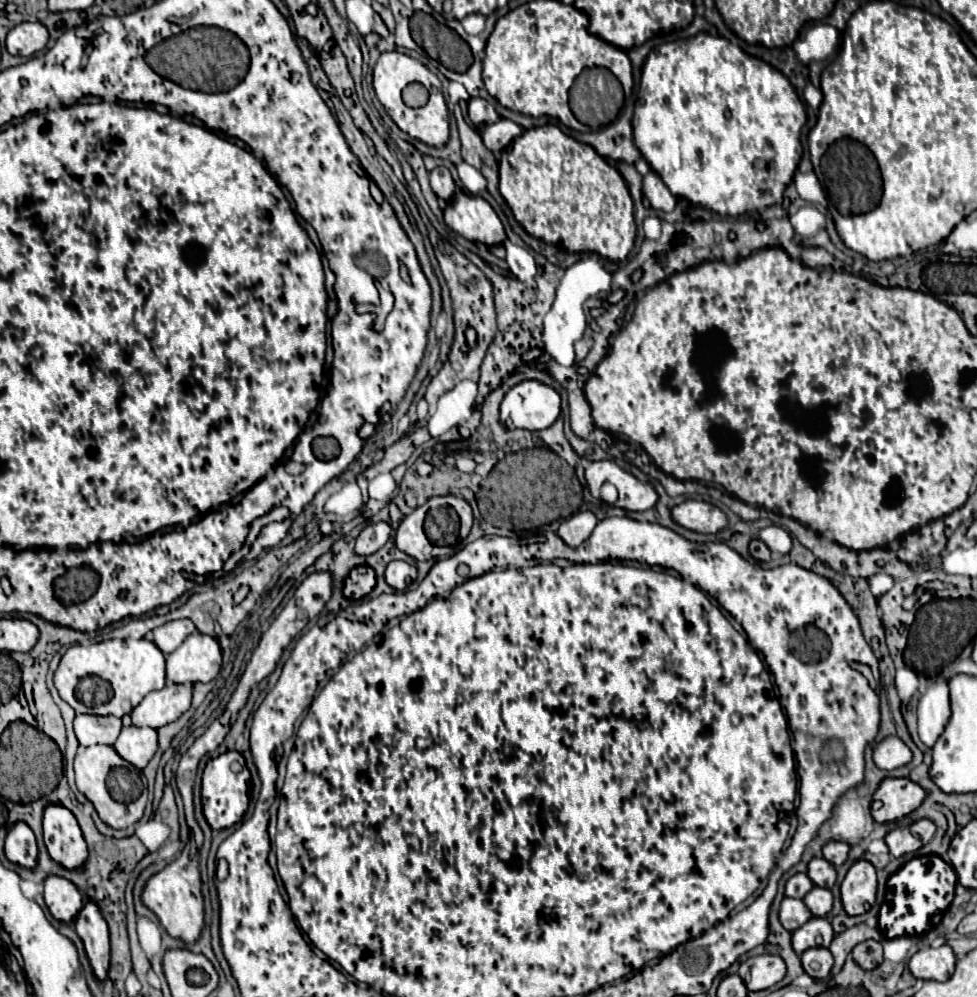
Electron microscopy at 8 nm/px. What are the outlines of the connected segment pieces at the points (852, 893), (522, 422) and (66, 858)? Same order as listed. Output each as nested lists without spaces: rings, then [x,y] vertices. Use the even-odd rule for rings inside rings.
[[[867,860],[855,862],[841,884],[841,898],[845,912],[849,916],[865,914],[875,902],[875,892],[877,892],[877,878],[873,864]]]
[[[523,380],[515,384],[501,402],[501,422],[507,428],[525,428],[531,432],[549,428],[561,414],[561,396],[555,388],[539,382],[539,380]]]
[[[51,804],[45,808],[43,834],[49,856],[67,870],[79,870],[87,862],[87,844],[75,816],[59,806]]]

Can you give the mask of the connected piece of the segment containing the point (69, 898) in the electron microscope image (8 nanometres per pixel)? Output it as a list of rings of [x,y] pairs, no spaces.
[[[49,876],[45,880],[45,904],[53,918],[63,924],[73,924],[83,908],[83,898],[79,890],[59,876]]]

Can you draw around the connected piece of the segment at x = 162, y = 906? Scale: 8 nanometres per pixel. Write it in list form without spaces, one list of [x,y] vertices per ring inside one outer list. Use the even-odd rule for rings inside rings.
[[[191,846],[177,860],[173,860],[163,870],[147,878],[141,896],[143,904],[159,916],[161,926],[167,930],[167,934],[173,938],[181,938],[187,944],[195,942],[203,930],[203,896],[201,896],[201,876],[197,856],[199,856],[197,848]]]

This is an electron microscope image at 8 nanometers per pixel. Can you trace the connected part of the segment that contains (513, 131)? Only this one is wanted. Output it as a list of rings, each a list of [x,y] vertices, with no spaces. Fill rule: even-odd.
[[[499,118],[497,122],[487,124],[481,130],[481,136],[489,150],[505,150],[521,132],[523,132],[523,128],[517,126],[513,120]]]

